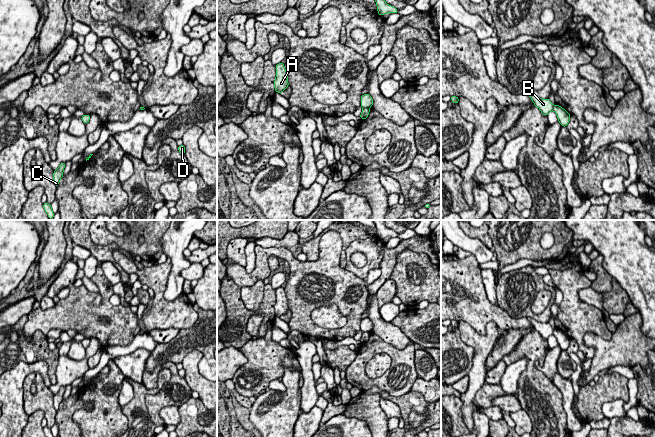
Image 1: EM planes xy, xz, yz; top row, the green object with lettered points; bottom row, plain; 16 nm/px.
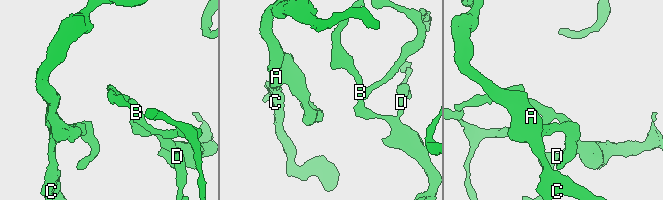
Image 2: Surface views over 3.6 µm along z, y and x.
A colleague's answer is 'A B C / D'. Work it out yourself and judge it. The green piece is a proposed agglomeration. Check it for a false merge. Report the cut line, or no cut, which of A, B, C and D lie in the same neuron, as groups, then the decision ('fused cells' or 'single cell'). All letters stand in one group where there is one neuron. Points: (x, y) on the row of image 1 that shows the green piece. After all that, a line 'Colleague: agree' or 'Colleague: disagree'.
cut in xz along (363, 107), (368, 108); A B C / D; fused cells
Colleague: agree

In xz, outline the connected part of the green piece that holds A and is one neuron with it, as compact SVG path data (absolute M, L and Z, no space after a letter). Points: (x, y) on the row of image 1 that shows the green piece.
M282 62L277 64L275 69L276 78L274 81L274 87L277 93L281 93L282 91L286 90L286 88L289 86L288 75L286 73L285 66Z

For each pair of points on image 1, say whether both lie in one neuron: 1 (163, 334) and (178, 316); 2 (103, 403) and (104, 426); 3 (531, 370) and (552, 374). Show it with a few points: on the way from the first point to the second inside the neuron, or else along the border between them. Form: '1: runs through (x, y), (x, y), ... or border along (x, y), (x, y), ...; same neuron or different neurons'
1: border along (180, 329), (153, 328), (148, 332); different neurons
2: runs through (103, 409), (104, 420); same neuron
3: border along (541, 370), (559, 389); different neurons

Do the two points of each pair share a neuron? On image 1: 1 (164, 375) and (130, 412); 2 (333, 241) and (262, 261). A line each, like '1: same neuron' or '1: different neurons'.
1: same neuron
2: same neuron

